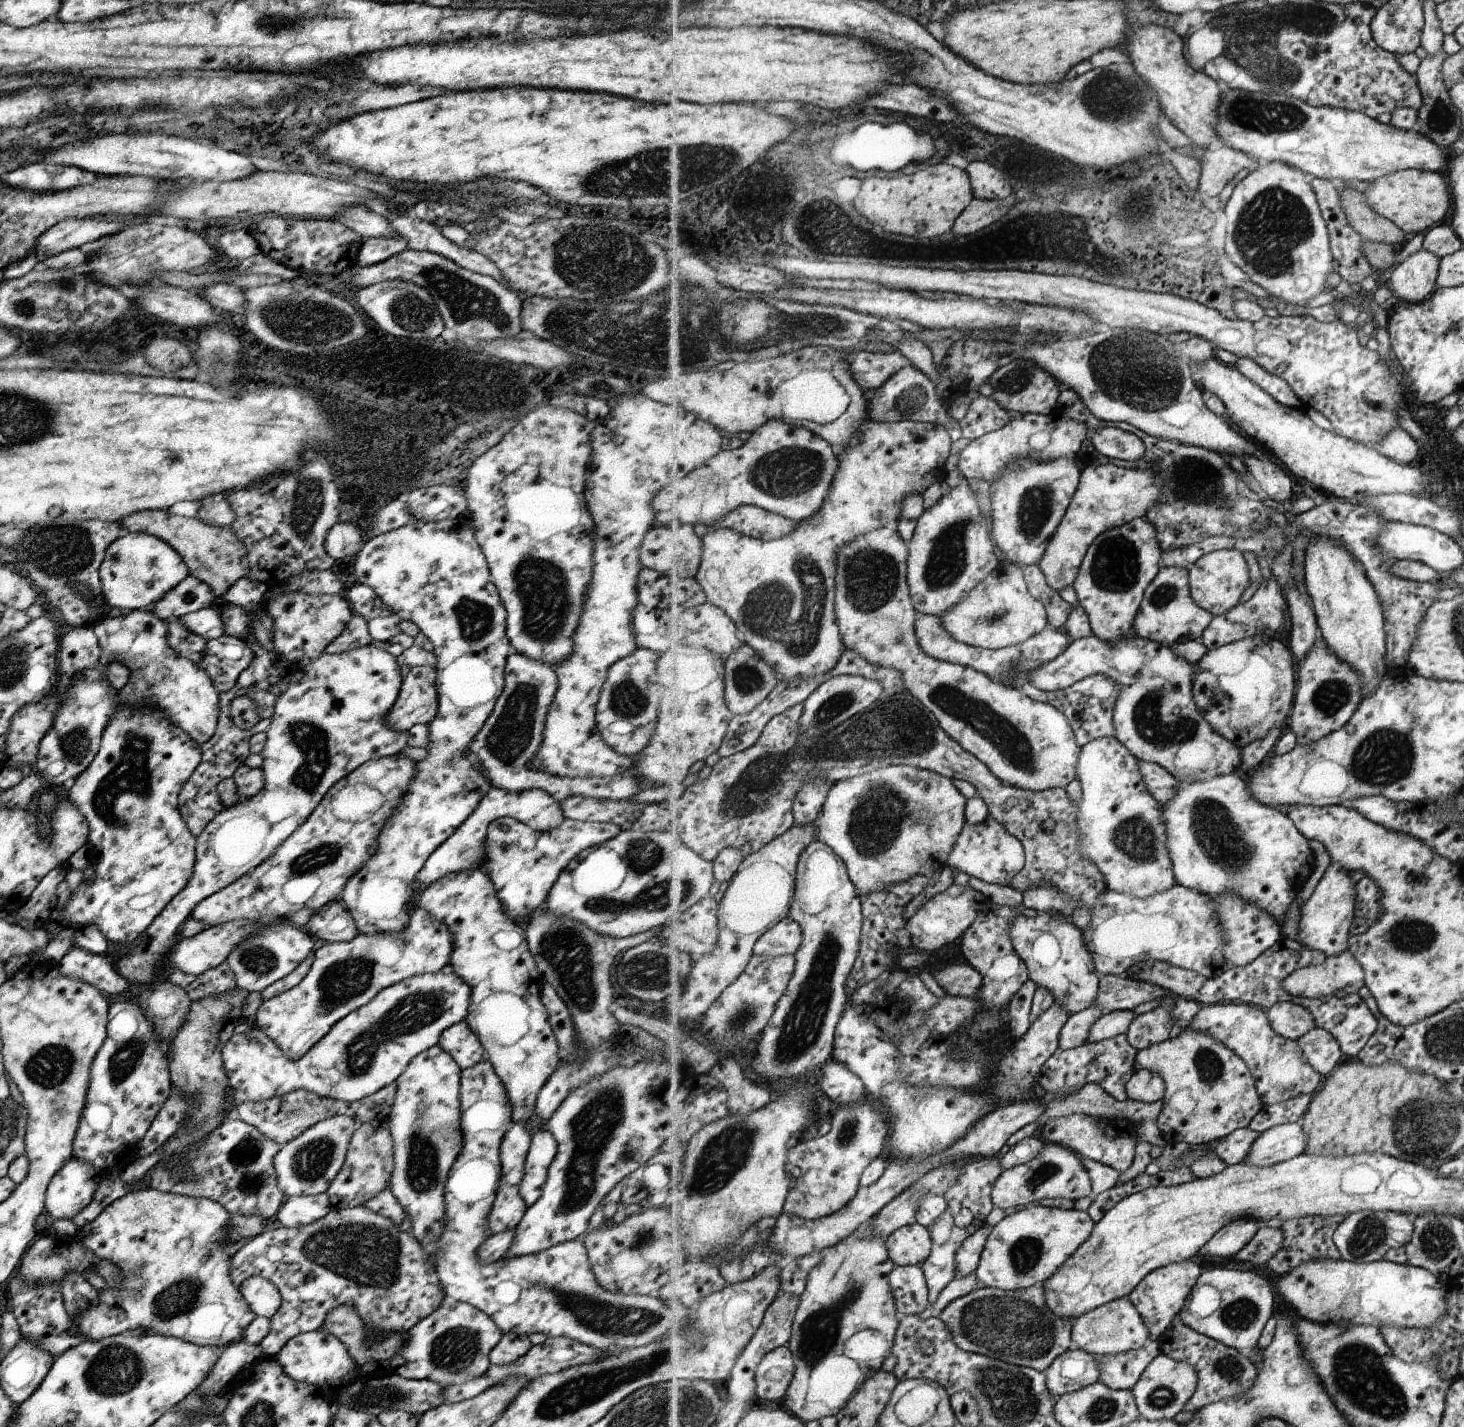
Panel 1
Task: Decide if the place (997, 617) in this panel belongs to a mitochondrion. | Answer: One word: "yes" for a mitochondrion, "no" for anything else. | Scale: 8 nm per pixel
yes

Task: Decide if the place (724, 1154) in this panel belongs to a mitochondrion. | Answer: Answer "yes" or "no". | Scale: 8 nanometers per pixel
yes

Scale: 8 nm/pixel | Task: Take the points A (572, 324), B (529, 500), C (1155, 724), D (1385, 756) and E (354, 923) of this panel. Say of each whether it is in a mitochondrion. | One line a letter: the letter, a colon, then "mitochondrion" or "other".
A: mitochondrion
B: other
C: mitochondrion
D: mitochondrion
E: other

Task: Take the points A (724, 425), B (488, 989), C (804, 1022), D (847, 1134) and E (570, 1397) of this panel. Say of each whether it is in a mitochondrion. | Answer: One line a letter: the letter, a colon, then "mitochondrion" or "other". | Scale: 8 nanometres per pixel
A: other
B: other
C: mitochondrion
D: mitochondrion
E: mitochondrion

